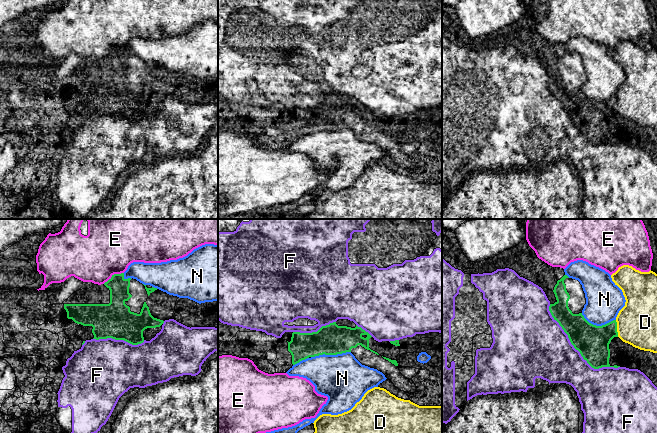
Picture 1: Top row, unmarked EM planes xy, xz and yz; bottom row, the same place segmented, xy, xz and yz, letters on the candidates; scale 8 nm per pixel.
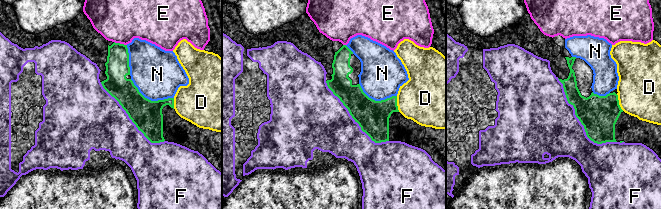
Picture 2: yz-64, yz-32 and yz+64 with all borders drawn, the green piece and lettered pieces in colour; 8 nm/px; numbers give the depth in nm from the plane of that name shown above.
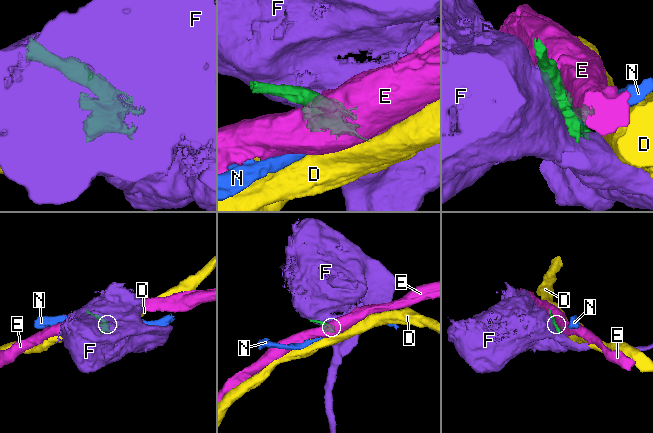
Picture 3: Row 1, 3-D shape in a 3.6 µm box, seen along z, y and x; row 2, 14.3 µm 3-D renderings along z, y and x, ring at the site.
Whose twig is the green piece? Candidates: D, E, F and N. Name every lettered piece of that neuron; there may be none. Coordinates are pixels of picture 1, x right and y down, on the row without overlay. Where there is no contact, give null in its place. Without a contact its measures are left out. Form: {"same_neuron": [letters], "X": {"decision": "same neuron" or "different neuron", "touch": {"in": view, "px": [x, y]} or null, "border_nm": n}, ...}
{"same_neuron": [], "D": {"decision": "different neuron", "touch": {"in": "yz", "px": [616, 104]}, "border_nm": 140}, "E": {"decision": "different neuron", "touch": {"in": "xy", "px": [114, 50]}, "border_nm": 190}, "F": {"decision": "different neuron", "touch": {"in": "yz", "px": [576, 125]}, "border_nm": 750}, "N": {"decision": "different neuron", "touch": {"in": "xz", "px": [330, 130]}, "border_nm": 320}}

